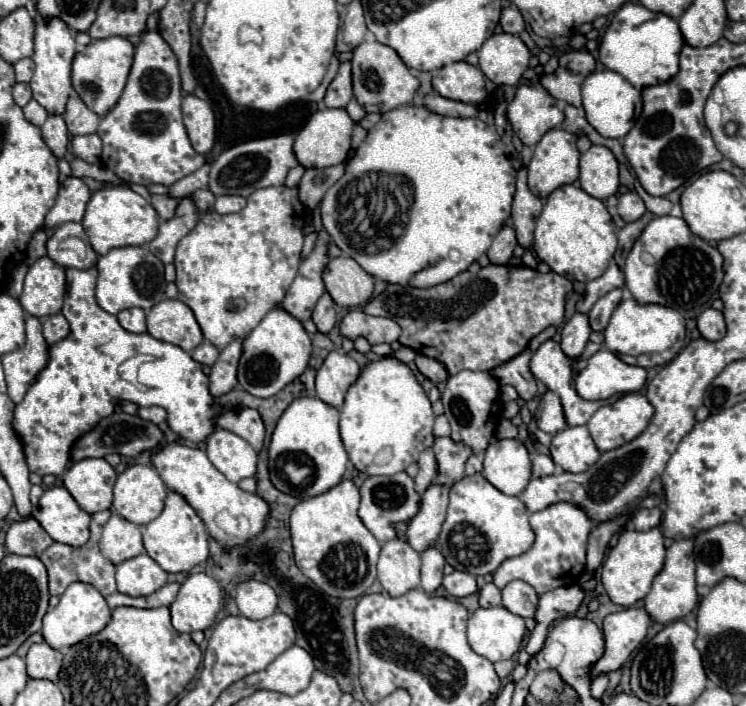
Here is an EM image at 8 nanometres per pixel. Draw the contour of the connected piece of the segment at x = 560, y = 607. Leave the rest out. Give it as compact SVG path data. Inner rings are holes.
M564 586L564 588L556 588L550 590L546 594L540 596L540 604L538 604L538 612L536 612L536 628L526 644L526 652L528 654L536 654L546 638L548 626L554 620L562 620L566 616L576 614L576 610L580 608L584 600L584 590L580 586Z

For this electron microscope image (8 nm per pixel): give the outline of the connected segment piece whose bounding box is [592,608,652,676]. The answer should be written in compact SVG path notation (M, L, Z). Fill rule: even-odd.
M628 608L622 612L608 614L602 626L606 652L592 666L592 674L598 676L600 672L618 670L632 654L632 650L646 638L650 624L652 618L644 608Z

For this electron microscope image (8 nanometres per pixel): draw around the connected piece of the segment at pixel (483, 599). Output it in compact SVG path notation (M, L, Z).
M492 582L486 584L478 594L480 594L480 606L482 608L490 608L490 606L500 606L502 604L500 588L496 588Z

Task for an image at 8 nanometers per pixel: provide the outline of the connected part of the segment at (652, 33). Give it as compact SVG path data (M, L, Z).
M638 2L624 4L608 24L598 60L618 74L622 74L634 88L642 90L660 82L668 82L678 74L678 56L684 46L684 36L680 34L678 22L666 14L656 14Z

